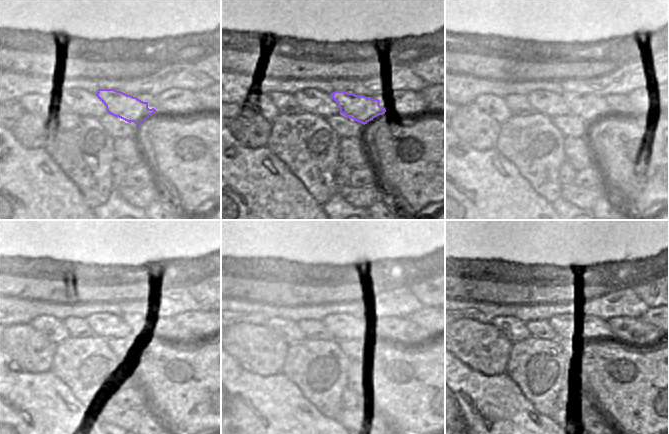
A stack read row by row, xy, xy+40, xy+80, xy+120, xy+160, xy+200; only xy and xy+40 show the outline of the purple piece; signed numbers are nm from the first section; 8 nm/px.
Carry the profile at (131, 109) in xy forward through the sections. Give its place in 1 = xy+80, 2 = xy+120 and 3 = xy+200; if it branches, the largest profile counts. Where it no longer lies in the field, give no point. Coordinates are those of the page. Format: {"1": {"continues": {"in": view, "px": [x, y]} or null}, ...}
{"1": {"continues": {"in": "xy+80", "px": [588, 108]}}, "2": {"continues": {"in": "xy+120", "px": [142, 330]}}, "3": {"continues": {"in": "xy+200", "px": [603, 328]}}}

